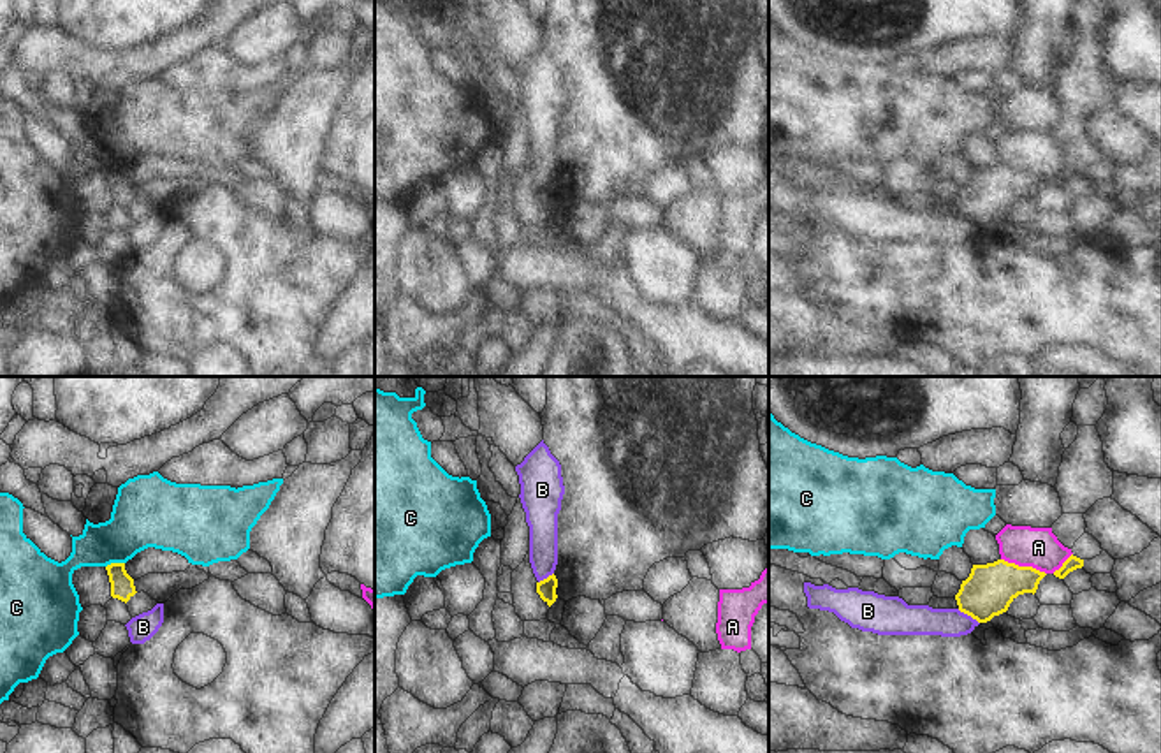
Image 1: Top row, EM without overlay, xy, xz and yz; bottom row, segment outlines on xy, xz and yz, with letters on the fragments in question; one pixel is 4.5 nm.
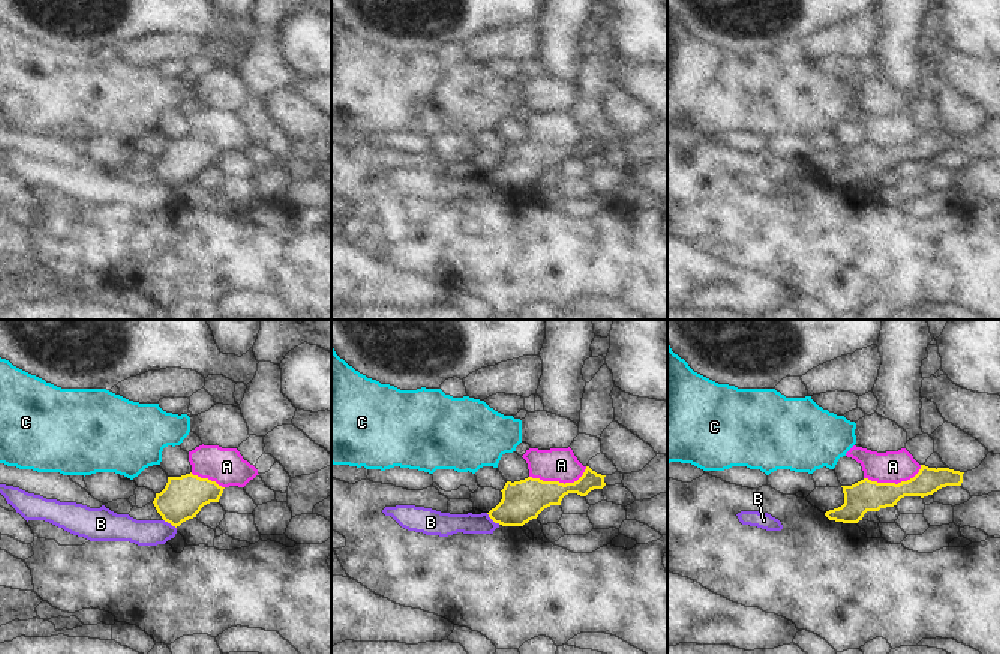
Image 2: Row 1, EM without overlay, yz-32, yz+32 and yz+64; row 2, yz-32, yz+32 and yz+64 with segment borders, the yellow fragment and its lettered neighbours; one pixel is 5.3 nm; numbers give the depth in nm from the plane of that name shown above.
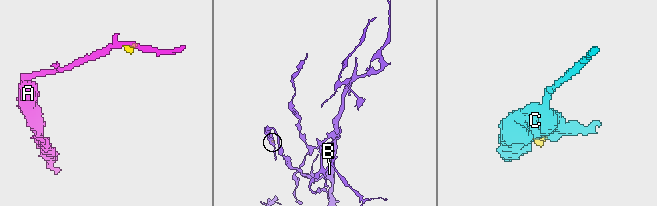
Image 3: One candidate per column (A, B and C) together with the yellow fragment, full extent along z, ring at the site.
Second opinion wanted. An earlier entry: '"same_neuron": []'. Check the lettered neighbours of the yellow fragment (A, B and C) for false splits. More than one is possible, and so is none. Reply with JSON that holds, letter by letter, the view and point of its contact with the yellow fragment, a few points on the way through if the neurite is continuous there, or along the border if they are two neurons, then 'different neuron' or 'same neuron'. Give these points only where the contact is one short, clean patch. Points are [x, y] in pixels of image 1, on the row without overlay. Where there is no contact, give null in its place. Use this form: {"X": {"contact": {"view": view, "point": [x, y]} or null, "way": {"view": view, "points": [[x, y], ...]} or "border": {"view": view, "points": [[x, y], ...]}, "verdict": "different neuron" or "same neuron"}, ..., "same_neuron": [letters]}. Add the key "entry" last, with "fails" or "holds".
{"A": {"contact": {"view": "yz", "point": [1024, 173]}, "border": {"view": "yz", "points": [[1001, 164], [1019, 171], [1031, 171], [1045, 180]]}, "verdict": "different neuron"}, "B": {"contact": {"view": "yz", "point": [968, 220]}, "border": {"view": "yz", "points": [[957, 215], [978, 229]]}, "verdict": "different neuron"}, "C": {"contact": {"view": "xy", "point": [115, 169]}, "border": {"view": "xy", "points": [[124, 168], [113, 168], [106, 173]]}, "verdict": "different neuron"}, "same_neuron": [], "entry": "holds"}

